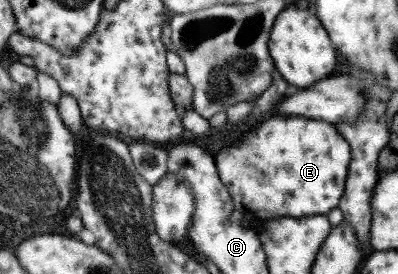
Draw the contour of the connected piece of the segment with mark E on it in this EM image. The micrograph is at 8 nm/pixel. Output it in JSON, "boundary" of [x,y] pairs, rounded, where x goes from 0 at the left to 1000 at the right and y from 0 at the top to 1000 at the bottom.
{"boundary":[[[686,420],[641,478],[606,485],[595,515],[570,511],[540,573],[560,668],[618,796],[751,796],[819,785],[849,755],[882,544],[837,456],[741,420]]]}

